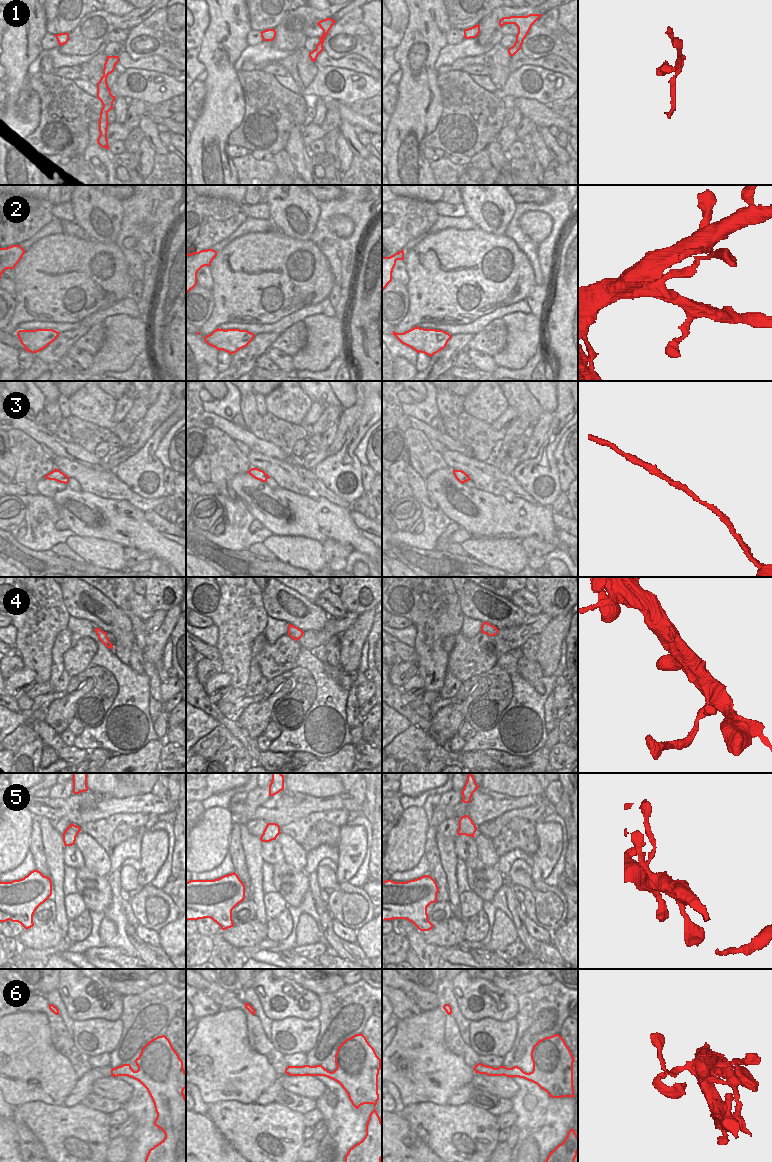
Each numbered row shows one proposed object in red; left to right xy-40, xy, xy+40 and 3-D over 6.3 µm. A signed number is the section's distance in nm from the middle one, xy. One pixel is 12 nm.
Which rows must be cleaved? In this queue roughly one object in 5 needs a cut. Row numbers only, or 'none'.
6

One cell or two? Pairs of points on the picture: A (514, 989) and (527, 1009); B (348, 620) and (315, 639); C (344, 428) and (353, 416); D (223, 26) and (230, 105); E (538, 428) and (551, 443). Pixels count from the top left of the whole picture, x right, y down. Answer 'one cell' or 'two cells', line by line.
A: two cells
B: one cell
C: one cell
D: one cell
E: two cells

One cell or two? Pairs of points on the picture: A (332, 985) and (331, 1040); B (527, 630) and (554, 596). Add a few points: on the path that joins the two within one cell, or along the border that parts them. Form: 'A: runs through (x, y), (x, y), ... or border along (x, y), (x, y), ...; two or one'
A: border along (344, 984), (333, 992), (323, 993), (318, 996); two
B: border along (541, 612), (544, 612), (551, 618); two

